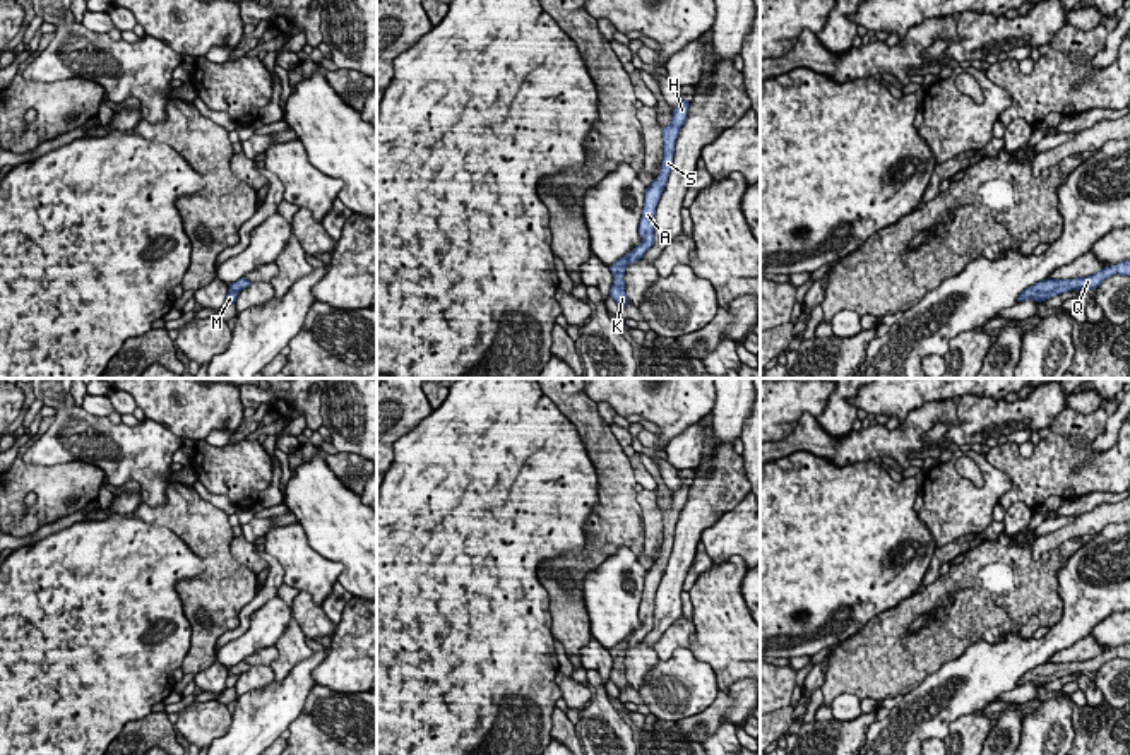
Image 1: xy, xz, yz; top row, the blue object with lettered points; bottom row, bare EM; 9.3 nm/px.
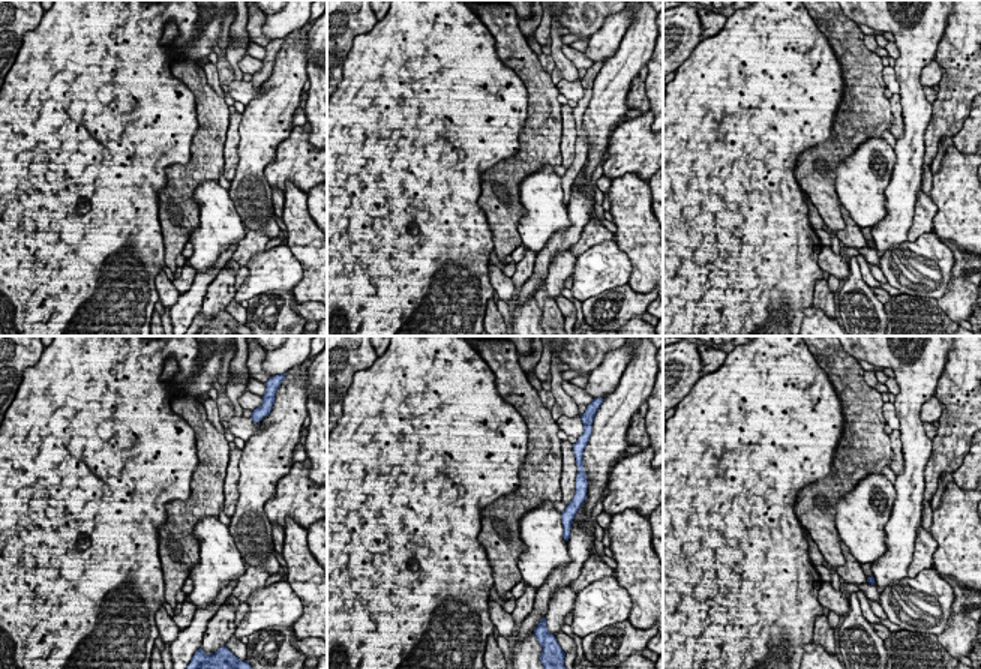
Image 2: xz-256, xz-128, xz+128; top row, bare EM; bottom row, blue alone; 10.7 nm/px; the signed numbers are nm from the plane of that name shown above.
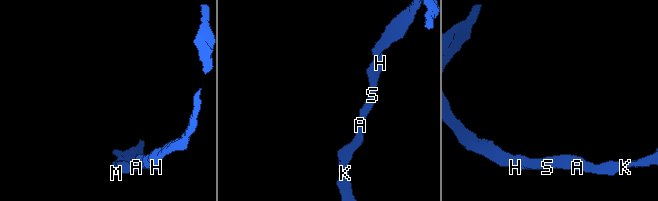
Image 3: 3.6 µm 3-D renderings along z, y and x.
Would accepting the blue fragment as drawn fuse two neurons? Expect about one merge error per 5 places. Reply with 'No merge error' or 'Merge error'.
No merge error

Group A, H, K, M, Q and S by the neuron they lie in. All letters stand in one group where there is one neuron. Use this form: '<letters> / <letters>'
A H K M Q S

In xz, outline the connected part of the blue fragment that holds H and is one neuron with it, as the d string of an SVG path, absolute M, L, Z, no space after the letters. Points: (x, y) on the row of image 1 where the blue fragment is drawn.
M681 98L680 104L673 108L671 123L663 130L663 161L661 161L661 171L652 180L652 183L645 188L645 200L642 209L642 217L639 224L639 235L642 238L642 243L635 247L630 253L618 259L611 267L613 274L613 284L610 289L610 296L616 301L616 305L622 308L627 305L627 293L625 293L625 270L628 264L633 264L644 257L644 253L652 247L654 243L654 214L657 202L663 195L664 185L668 181L671 166L673 166L673 154L675 154L675 144L680 134L680 128L683 127L687 115L688 115L690 103Z

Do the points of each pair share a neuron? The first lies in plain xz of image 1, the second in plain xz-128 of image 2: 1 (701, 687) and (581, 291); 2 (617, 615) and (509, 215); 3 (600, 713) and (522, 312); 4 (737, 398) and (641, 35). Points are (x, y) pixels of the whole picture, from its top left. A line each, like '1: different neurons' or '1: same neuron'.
1: same neuron
2: different neurons
3: same neuron
4: same neuron

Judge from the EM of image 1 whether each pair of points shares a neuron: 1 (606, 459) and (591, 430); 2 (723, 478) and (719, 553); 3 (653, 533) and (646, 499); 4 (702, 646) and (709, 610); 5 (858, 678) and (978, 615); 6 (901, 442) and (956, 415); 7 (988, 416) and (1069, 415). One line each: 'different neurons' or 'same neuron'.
1: same neuron
2: different neurons
3: same neuron
4: same neuron
5: same neuron
6: same neuron
7: different neurons

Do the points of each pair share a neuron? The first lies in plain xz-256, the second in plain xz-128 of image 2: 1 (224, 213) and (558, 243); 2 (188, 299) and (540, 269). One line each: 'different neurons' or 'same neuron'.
1: different neurons
2: same neuron

